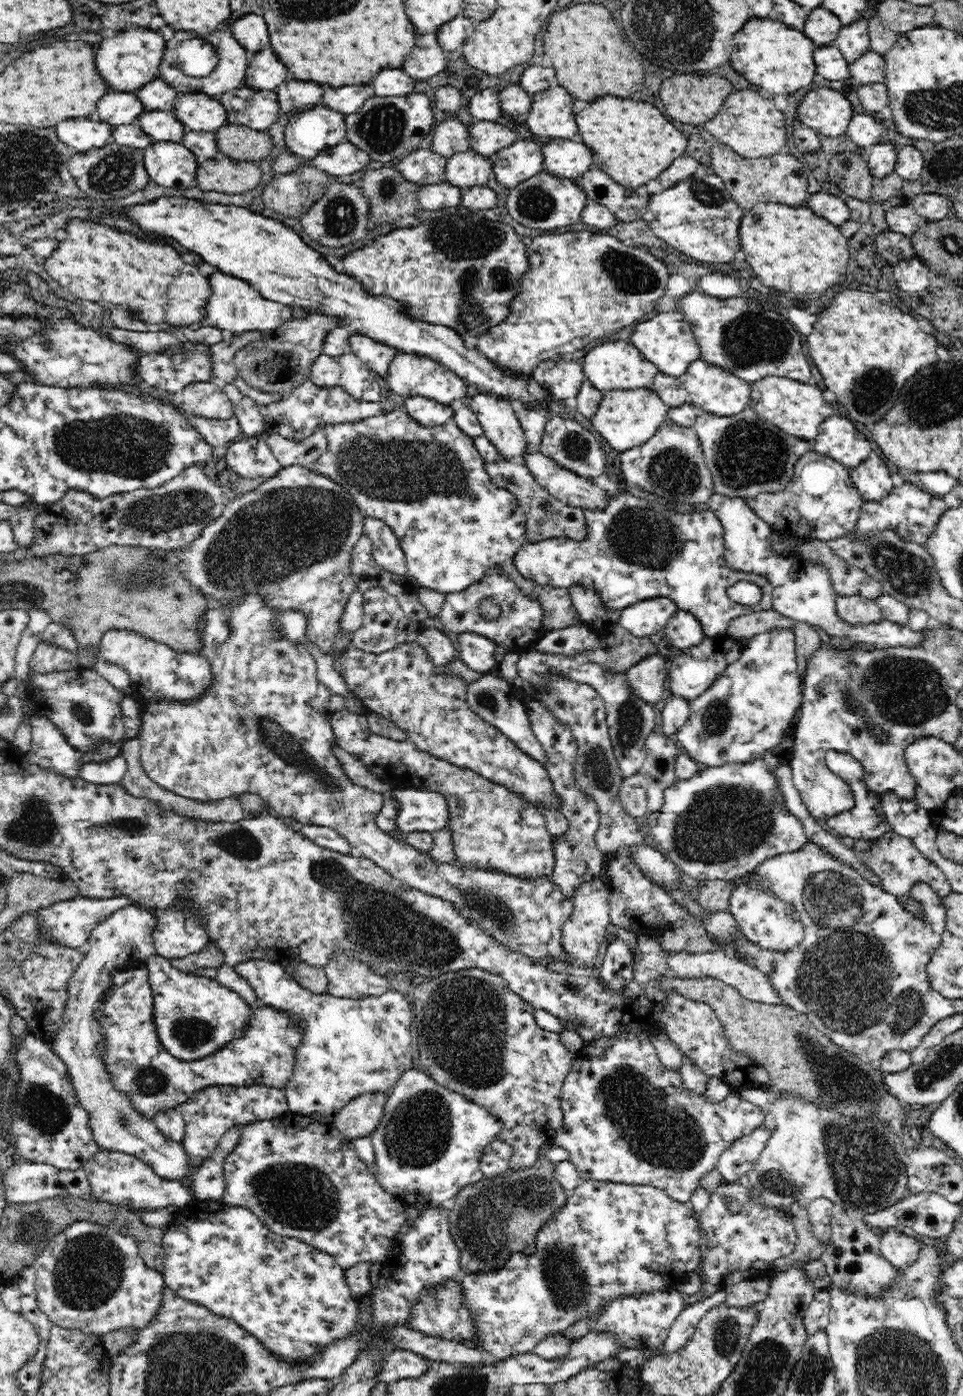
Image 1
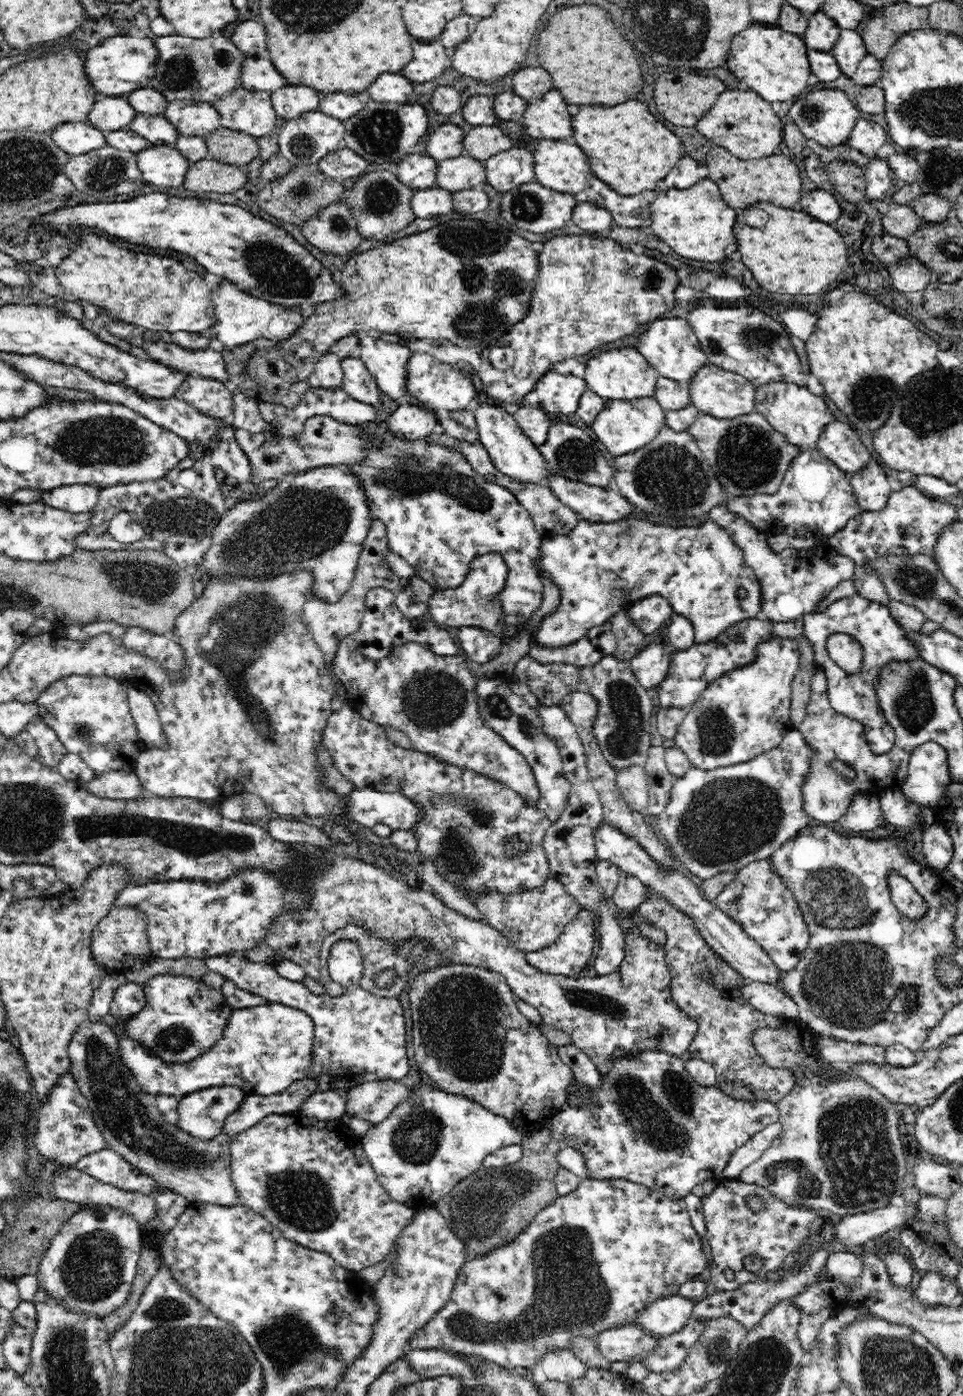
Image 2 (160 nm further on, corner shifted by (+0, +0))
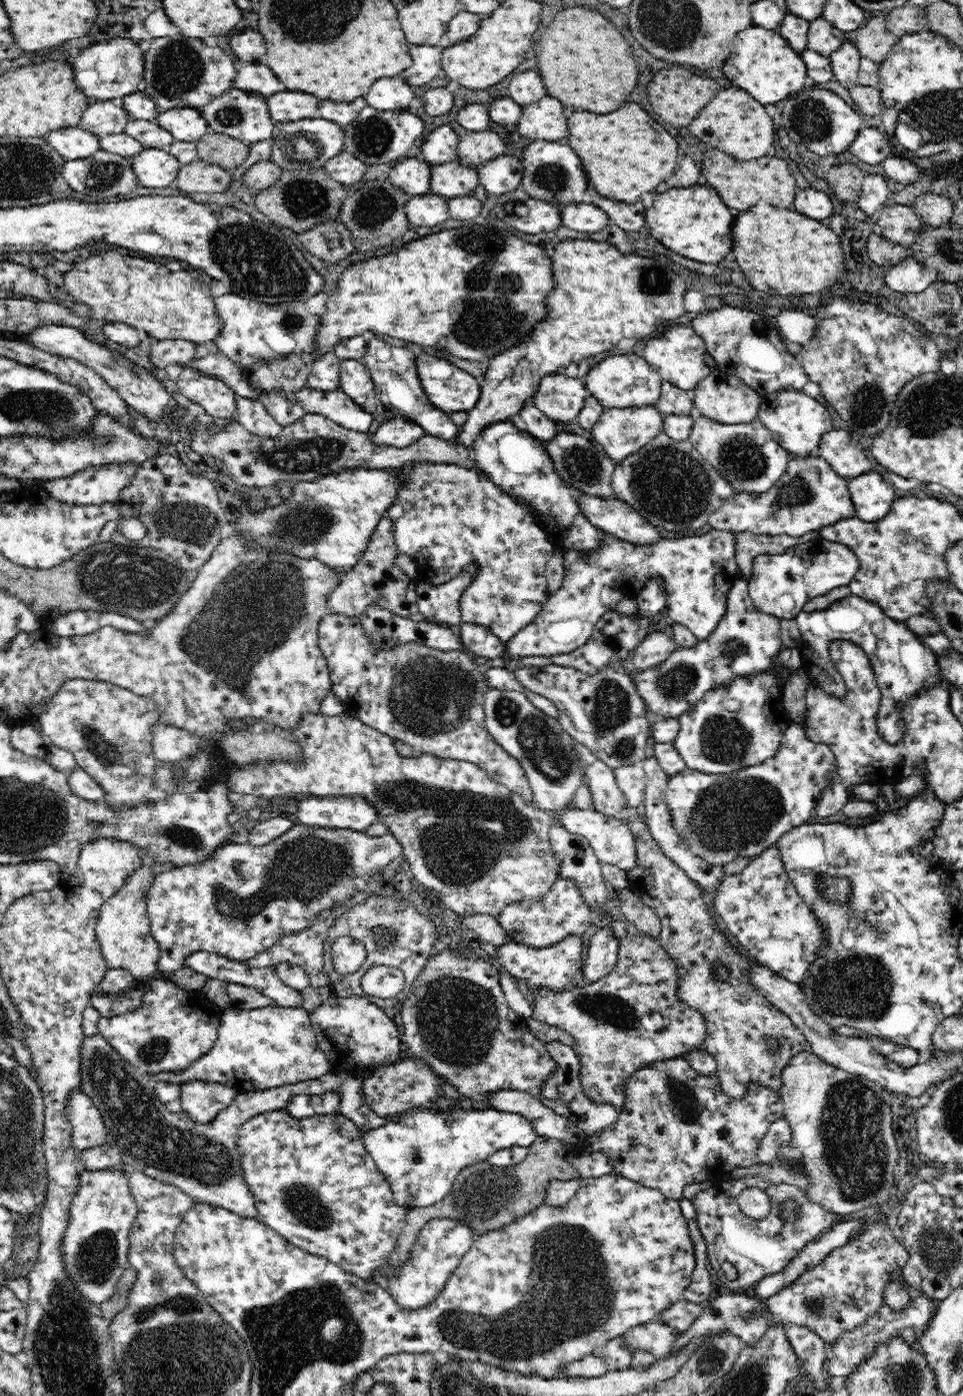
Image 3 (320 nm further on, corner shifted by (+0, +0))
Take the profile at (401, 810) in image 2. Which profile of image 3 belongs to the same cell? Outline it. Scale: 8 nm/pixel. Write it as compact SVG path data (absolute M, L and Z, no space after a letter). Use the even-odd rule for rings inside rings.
M309 796L298 802L295 819L301 825L328 828L350 828L364 832L368 826L378 823L376 811L364 799L346 796Z

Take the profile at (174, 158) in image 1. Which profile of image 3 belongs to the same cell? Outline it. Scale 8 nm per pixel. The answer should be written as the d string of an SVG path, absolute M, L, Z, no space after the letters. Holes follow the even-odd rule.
M142 149L132 157L132 171L138 184L146 188L166 188L174 185L181 162L166 149Z

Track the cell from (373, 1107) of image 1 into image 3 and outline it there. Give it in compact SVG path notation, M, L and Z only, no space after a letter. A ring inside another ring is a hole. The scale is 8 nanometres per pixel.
M409 1054L402 1056L393 1065L379 1066L367 1079L363 1079L363 1096L367 1105L380 1117L390 1117L392 1114L402 1114L410 1109L424 1106L426 1102L434 1101L453 1092L445 1080L439 1077L422 1060Z

